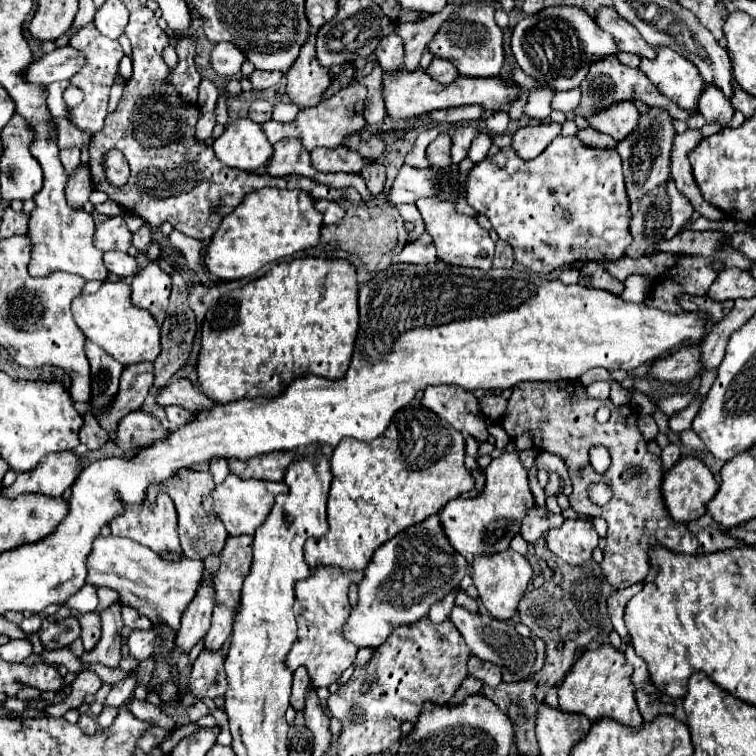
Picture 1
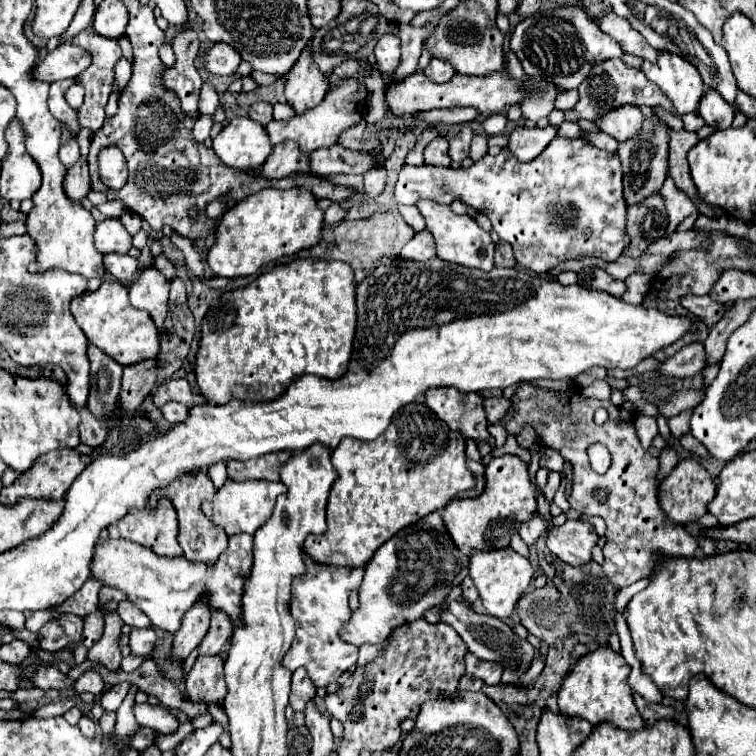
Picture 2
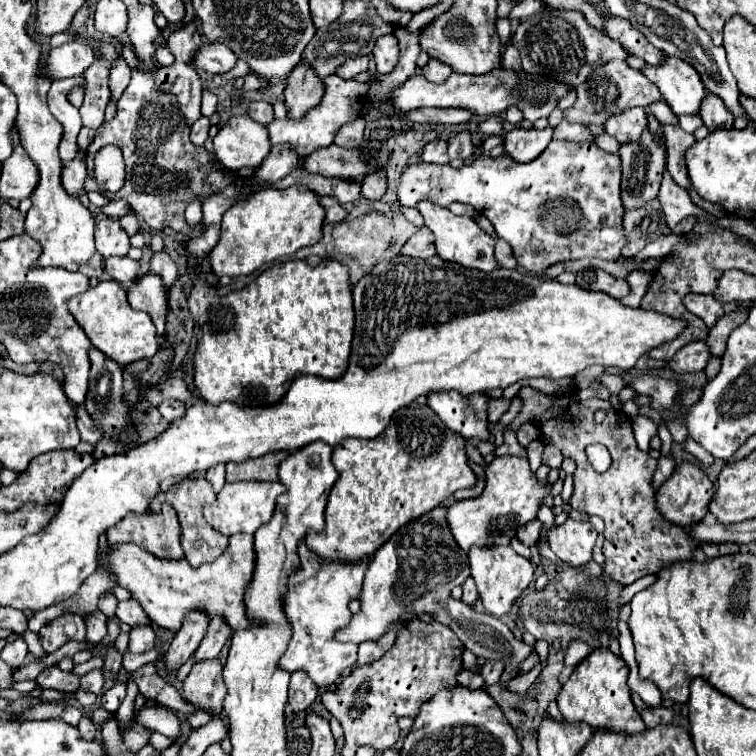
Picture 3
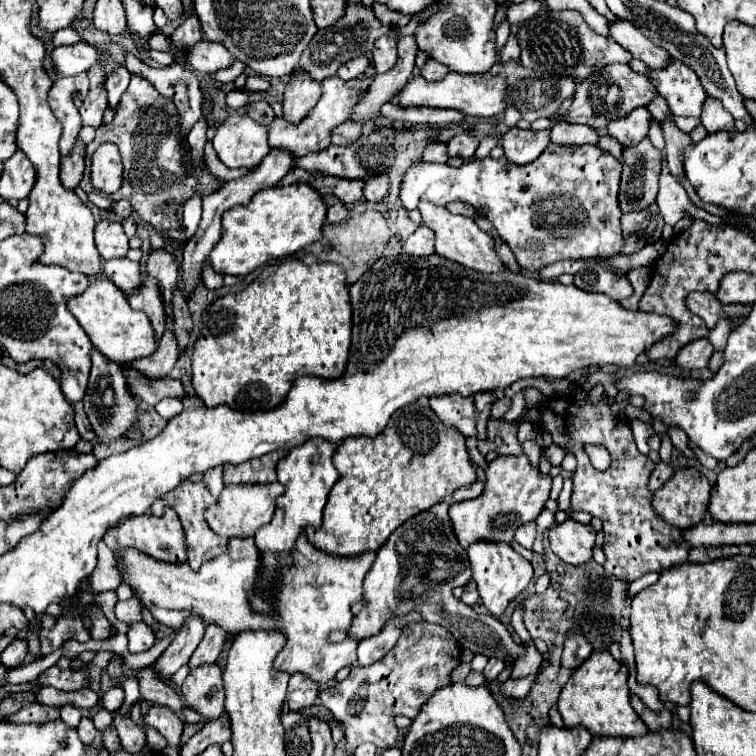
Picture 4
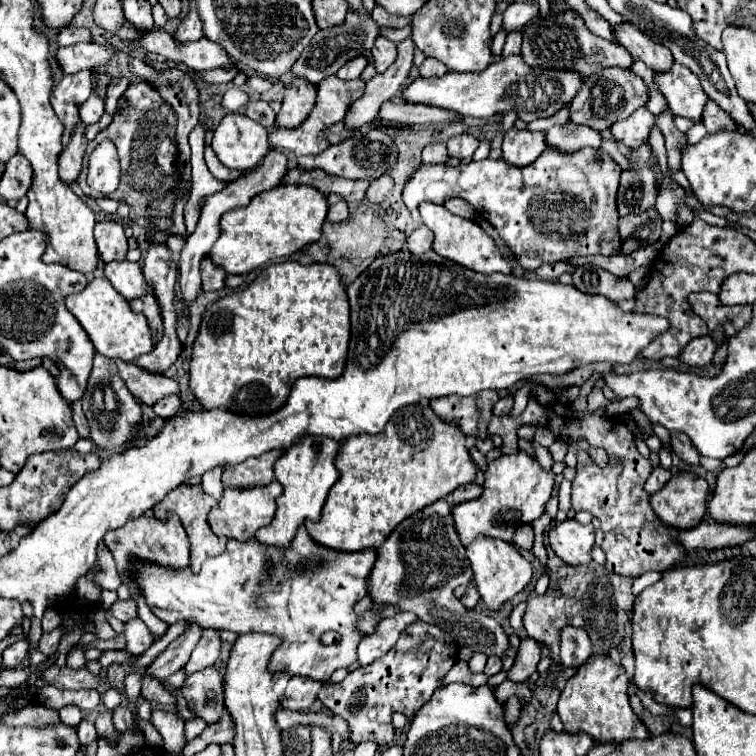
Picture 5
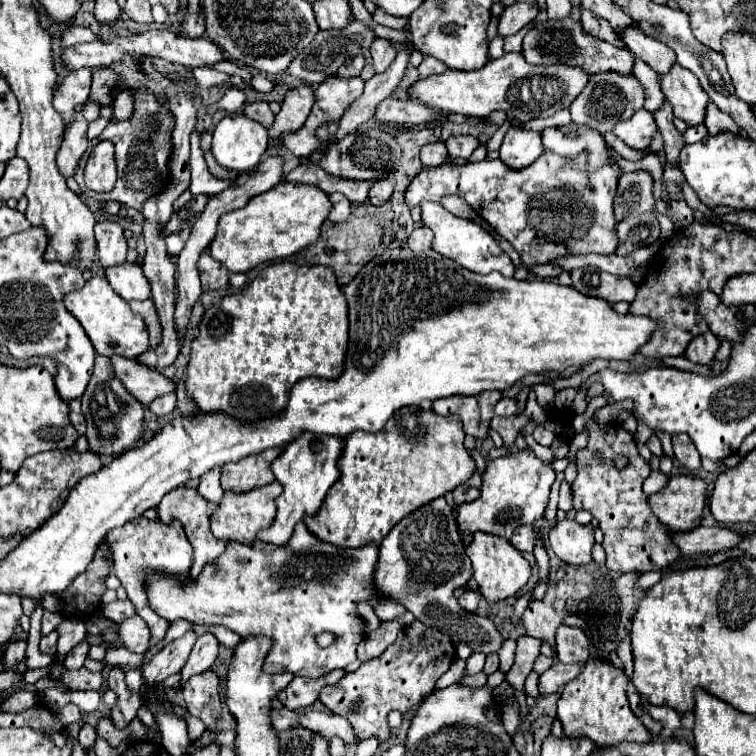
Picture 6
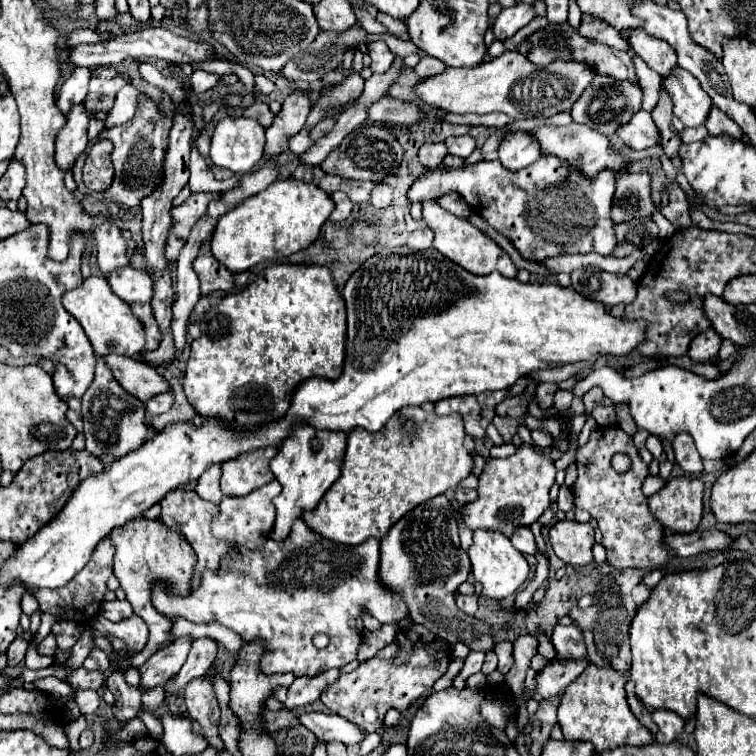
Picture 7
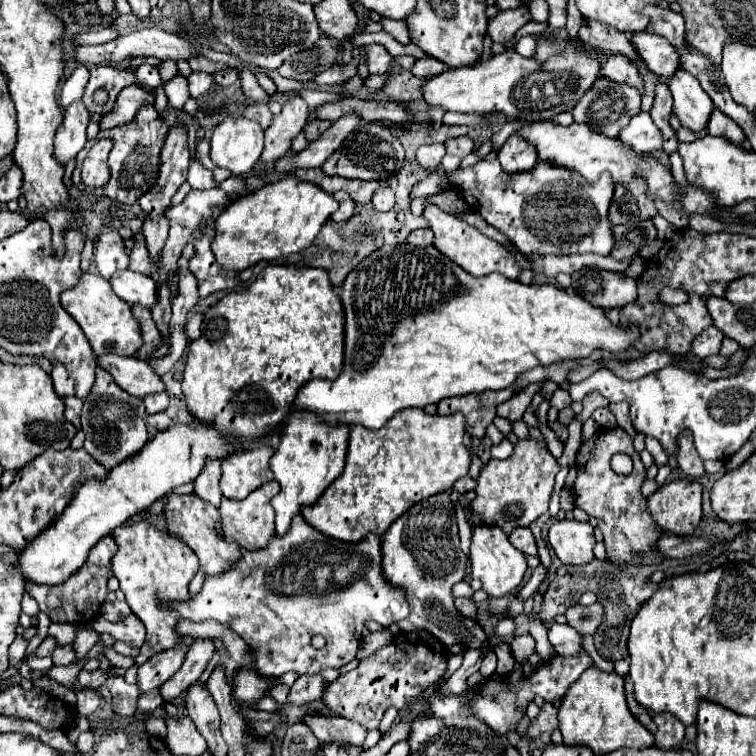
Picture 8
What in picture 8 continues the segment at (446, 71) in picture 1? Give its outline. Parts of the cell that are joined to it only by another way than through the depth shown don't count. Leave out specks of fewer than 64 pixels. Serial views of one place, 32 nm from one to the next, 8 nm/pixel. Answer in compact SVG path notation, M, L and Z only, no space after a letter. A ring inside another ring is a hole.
M424 58L424 60L416 60L416 64L412 66L412 74L418 78L432 78L436 74L440 74L444 70L444 64L438 62L436 58Z

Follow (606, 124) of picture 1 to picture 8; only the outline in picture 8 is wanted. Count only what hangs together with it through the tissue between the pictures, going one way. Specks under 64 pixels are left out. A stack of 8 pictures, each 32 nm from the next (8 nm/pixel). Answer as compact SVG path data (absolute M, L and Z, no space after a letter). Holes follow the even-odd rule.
M648 112L636 114L624 132L620 132L620 138L632 144L638 152L662 152L662 132L652 124Z

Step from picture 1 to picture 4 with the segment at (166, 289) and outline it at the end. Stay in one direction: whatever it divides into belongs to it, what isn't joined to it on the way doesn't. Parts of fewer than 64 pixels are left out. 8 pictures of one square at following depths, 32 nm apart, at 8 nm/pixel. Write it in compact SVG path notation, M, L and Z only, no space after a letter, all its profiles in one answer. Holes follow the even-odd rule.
M154 278L144 280L144 292L140 296L128 298L132 310L140 310L150 318L150 324L154 328L154 338L160 340L164 334L164 306L158 292L158 282Z

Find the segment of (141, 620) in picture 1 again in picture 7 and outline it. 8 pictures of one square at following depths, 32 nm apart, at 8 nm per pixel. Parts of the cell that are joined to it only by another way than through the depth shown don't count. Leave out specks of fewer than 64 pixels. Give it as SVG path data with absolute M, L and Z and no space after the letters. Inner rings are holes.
M114 600L114 602L104 602L102 604L102 616L114 622L124 620L128 616L132 616L132 606L125 600Z

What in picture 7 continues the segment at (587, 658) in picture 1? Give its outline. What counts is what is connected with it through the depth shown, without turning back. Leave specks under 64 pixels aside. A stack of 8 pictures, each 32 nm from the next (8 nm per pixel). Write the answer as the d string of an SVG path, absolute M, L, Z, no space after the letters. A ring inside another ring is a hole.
M590 664L564 692L558 706L558 724L564 740L590 742L596 752L606 752L618 746L646 746L654 742L654 736L634 718L626 704L624 692L626 676L612 668L598 668Z

